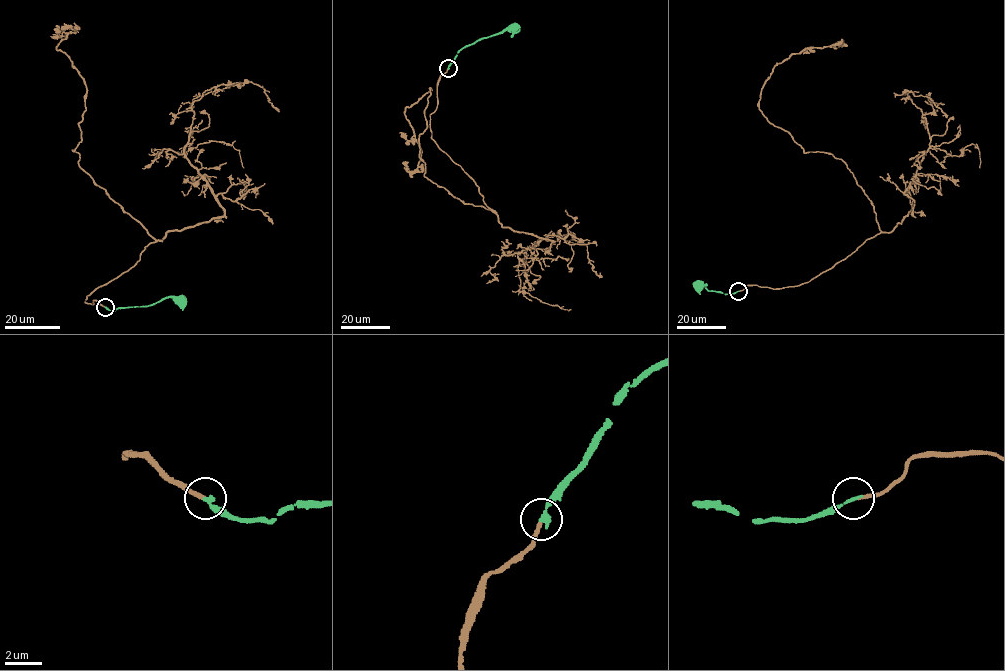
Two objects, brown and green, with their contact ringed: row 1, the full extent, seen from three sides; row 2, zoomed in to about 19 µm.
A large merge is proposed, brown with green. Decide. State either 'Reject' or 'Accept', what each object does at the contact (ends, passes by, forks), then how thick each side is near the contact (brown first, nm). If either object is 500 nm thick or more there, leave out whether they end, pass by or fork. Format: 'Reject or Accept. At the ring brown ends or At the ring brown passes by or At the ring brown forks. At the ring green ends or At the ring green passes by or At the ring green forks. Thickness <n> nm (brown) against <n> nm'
Accept. At the ring brown ends. At the ring green ends. Thickness 180 nm (brown) against 220 nm

